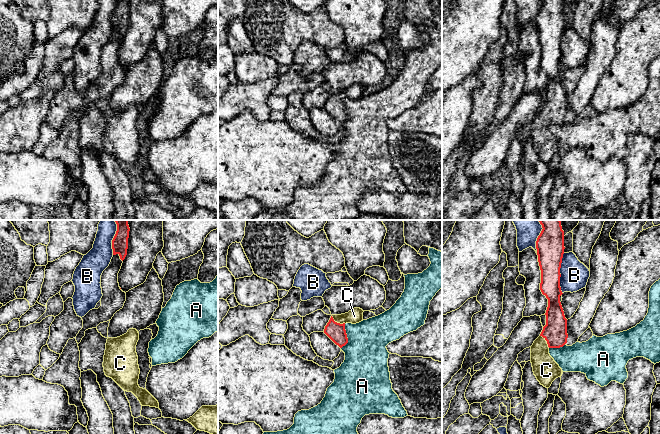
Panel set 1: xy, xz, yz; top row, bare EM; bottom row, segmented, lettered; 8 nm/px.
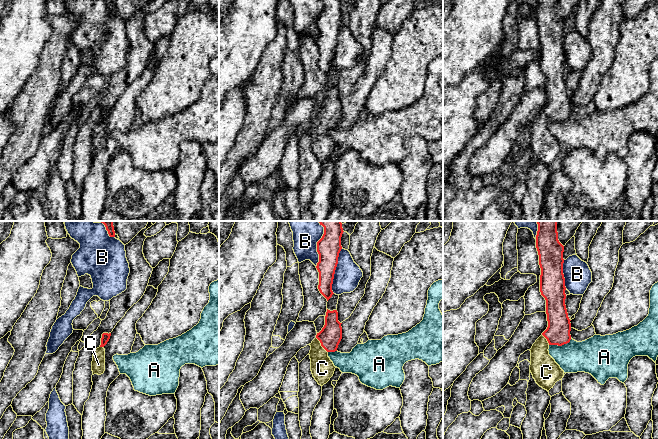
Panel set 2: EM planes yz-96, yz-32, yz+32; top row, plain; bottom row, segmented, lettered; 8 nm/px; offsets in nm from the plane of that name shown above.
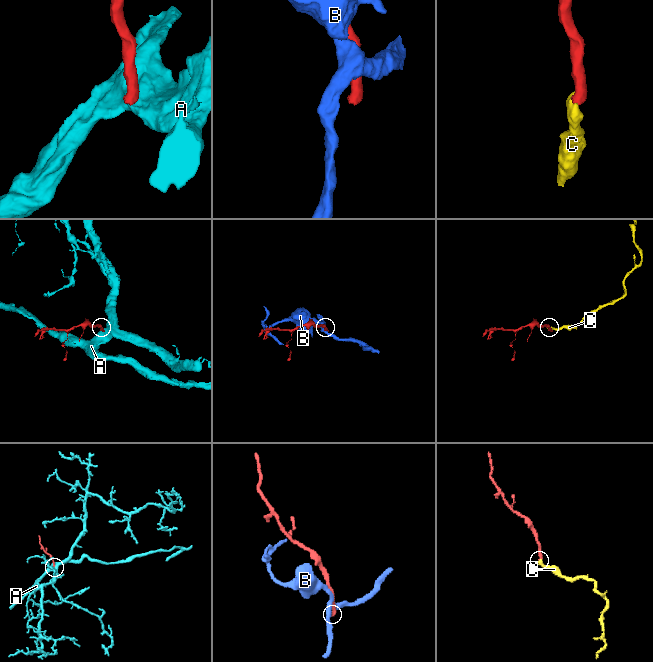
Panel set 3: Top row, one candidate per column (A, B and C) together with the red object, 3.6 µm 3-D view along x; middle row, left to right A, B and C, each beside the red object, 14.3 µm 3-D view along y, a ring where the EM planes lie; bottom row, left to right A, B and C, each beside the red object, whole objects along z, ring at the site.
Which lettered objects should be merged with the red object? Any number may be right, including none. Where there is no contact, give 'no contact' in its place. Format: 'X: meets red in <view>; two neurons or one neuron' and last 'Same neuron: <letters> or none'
A: meets red in xz; two neurons
B: meets red in yz; two neurons
C: meets red in xz; one neuron
Same neuron: C

